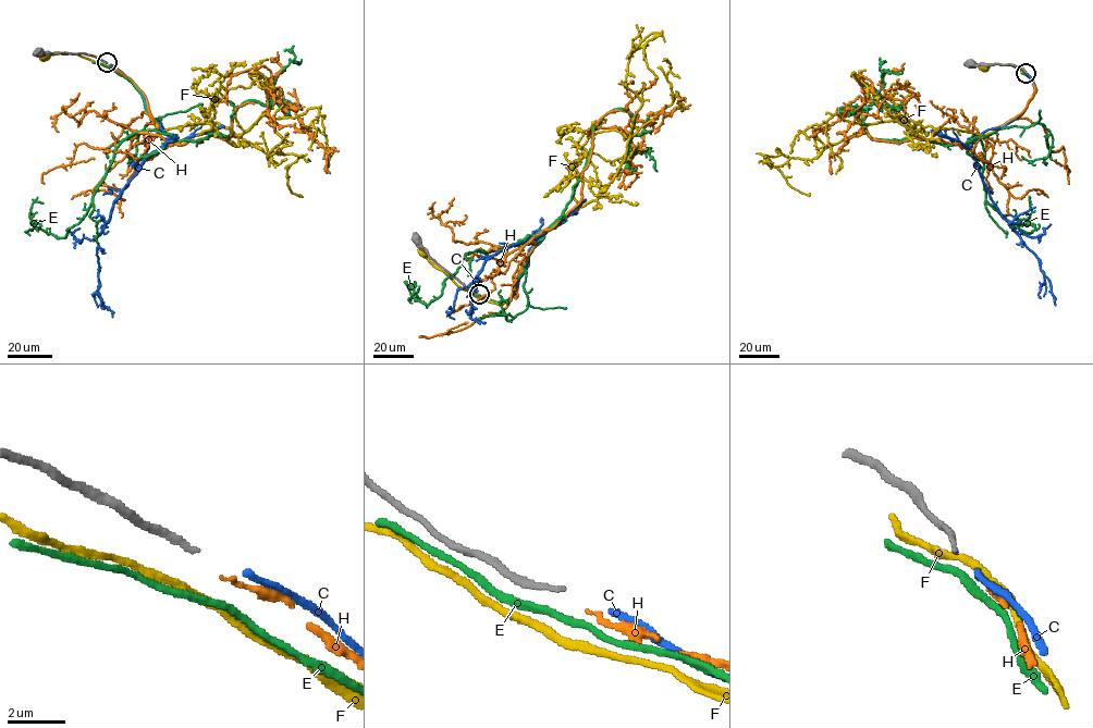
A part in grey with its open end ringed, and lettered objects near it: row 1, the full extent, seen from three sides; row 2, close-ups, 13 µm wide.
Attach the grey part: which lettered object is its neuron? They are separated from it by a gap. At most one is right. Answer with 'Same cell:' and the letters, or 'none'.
Same cell: C

